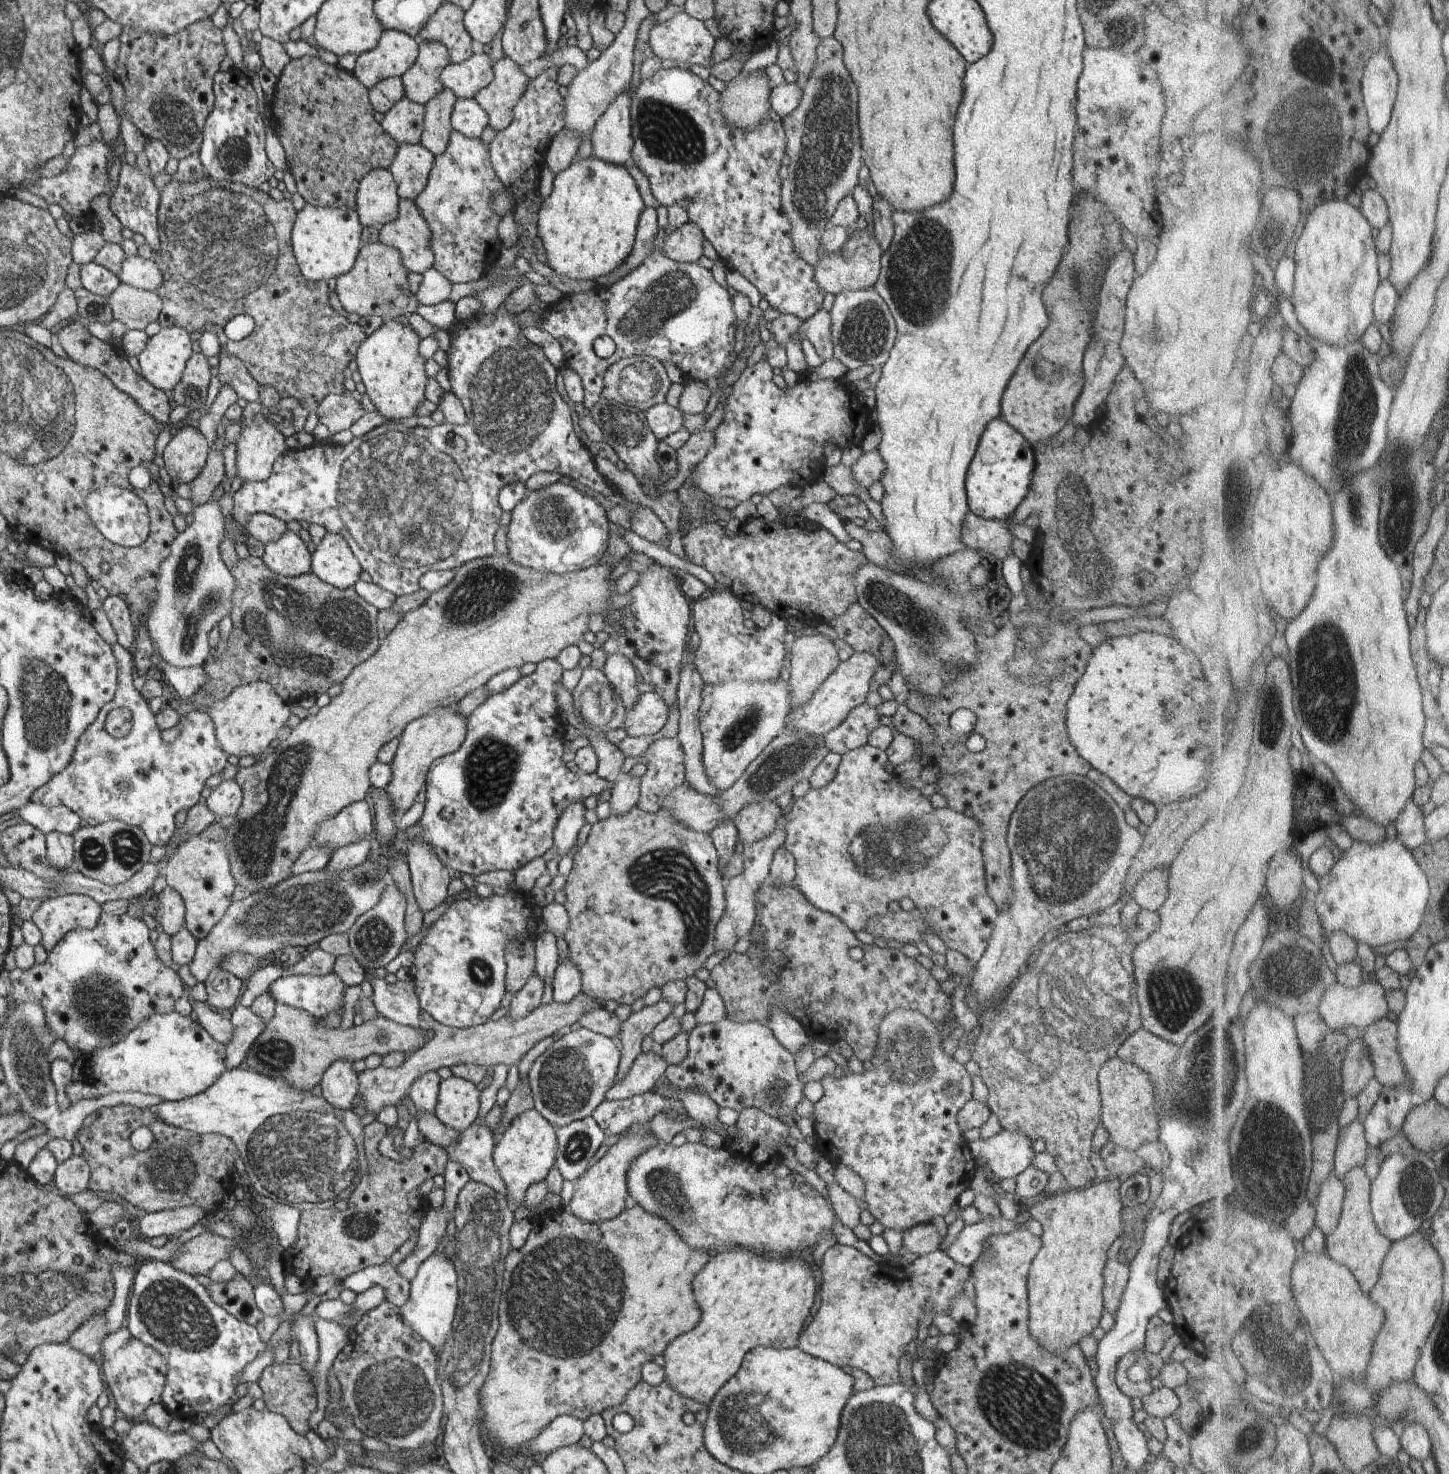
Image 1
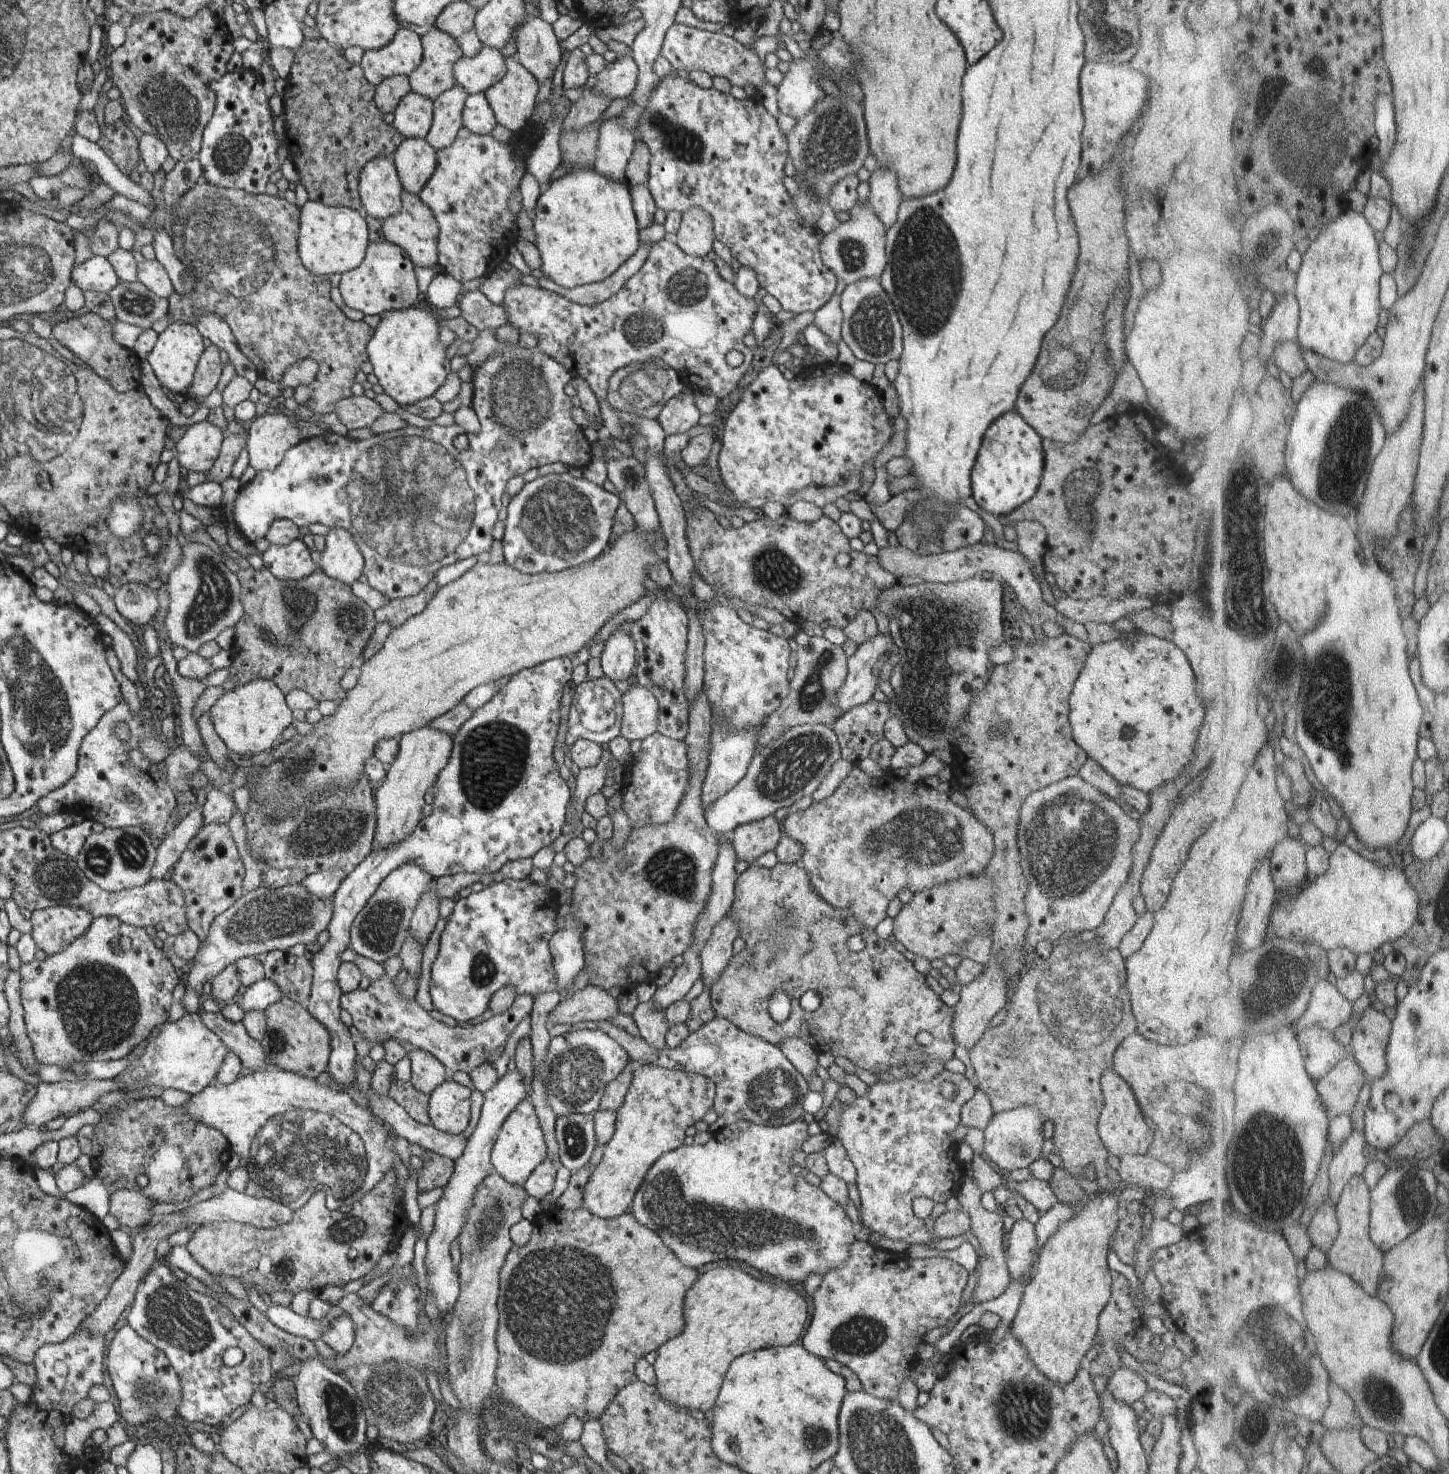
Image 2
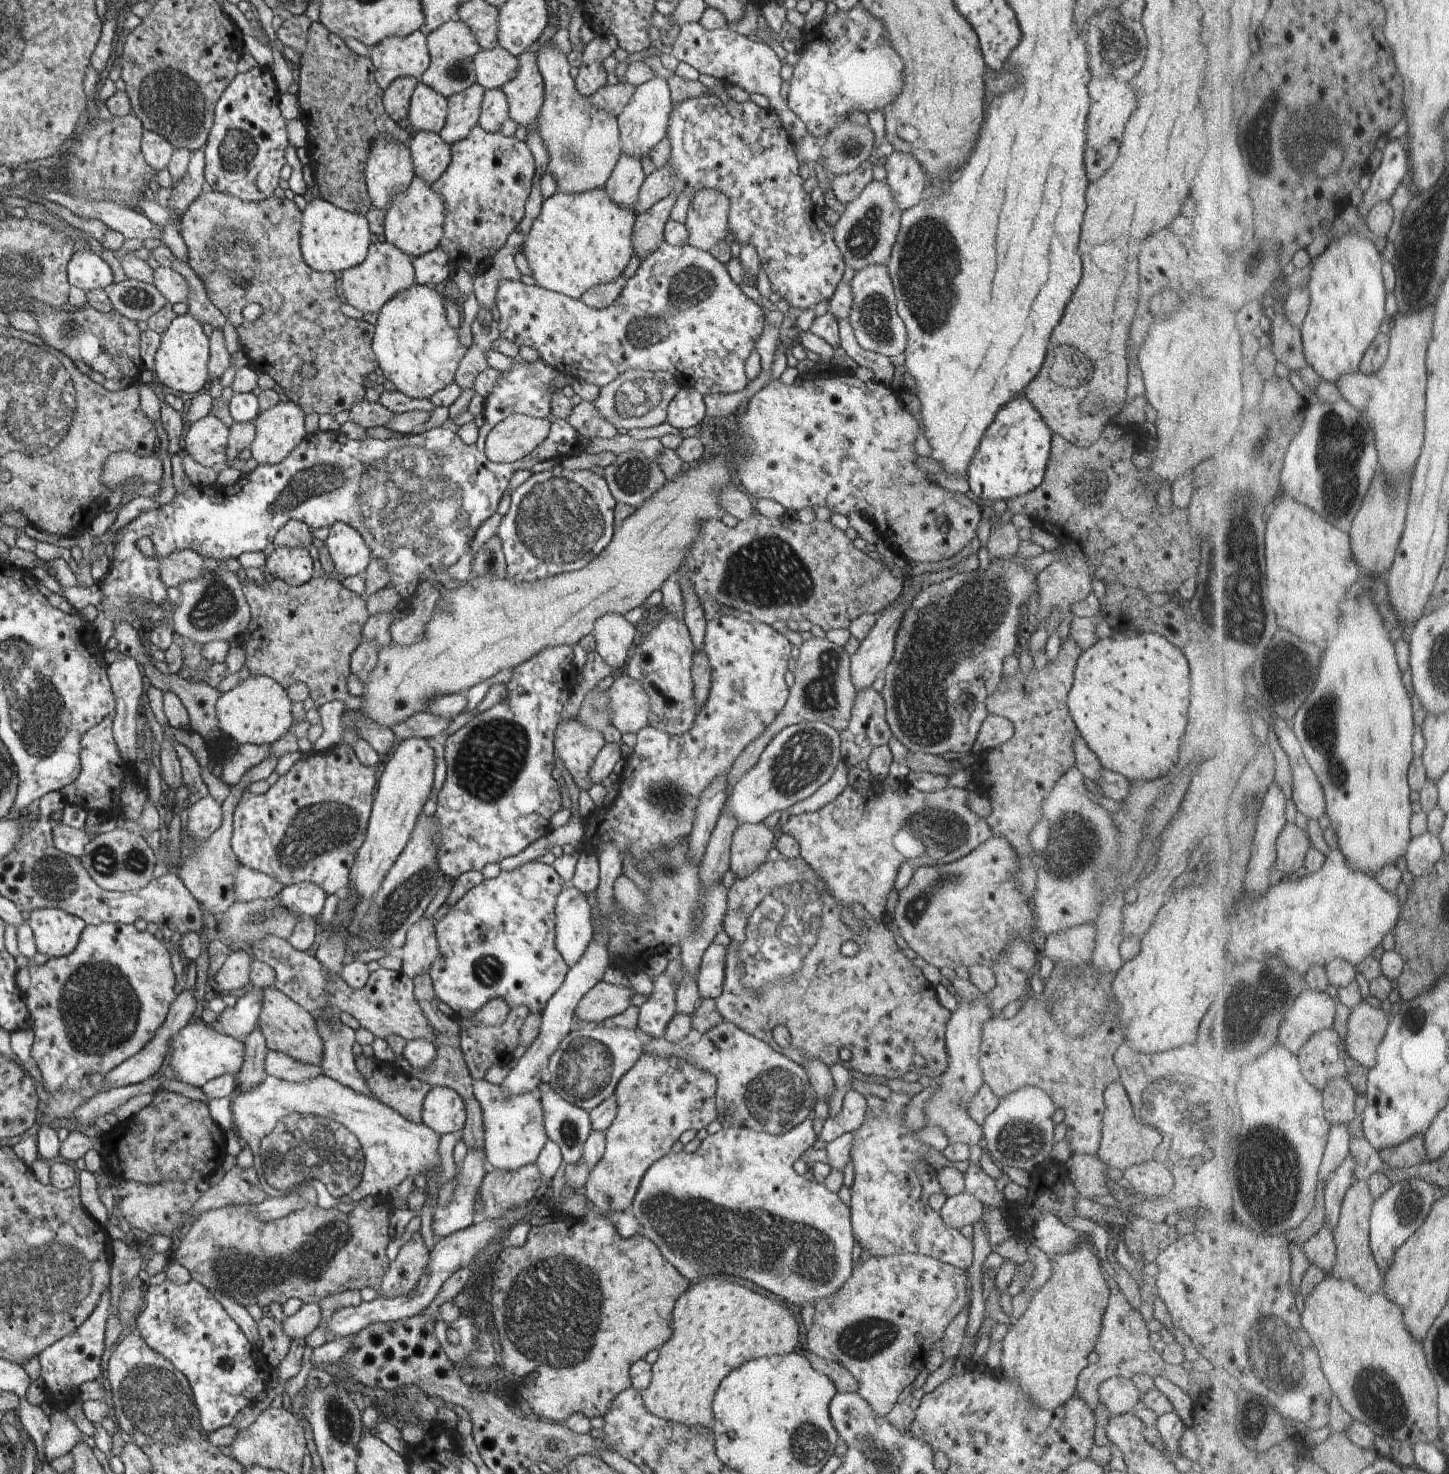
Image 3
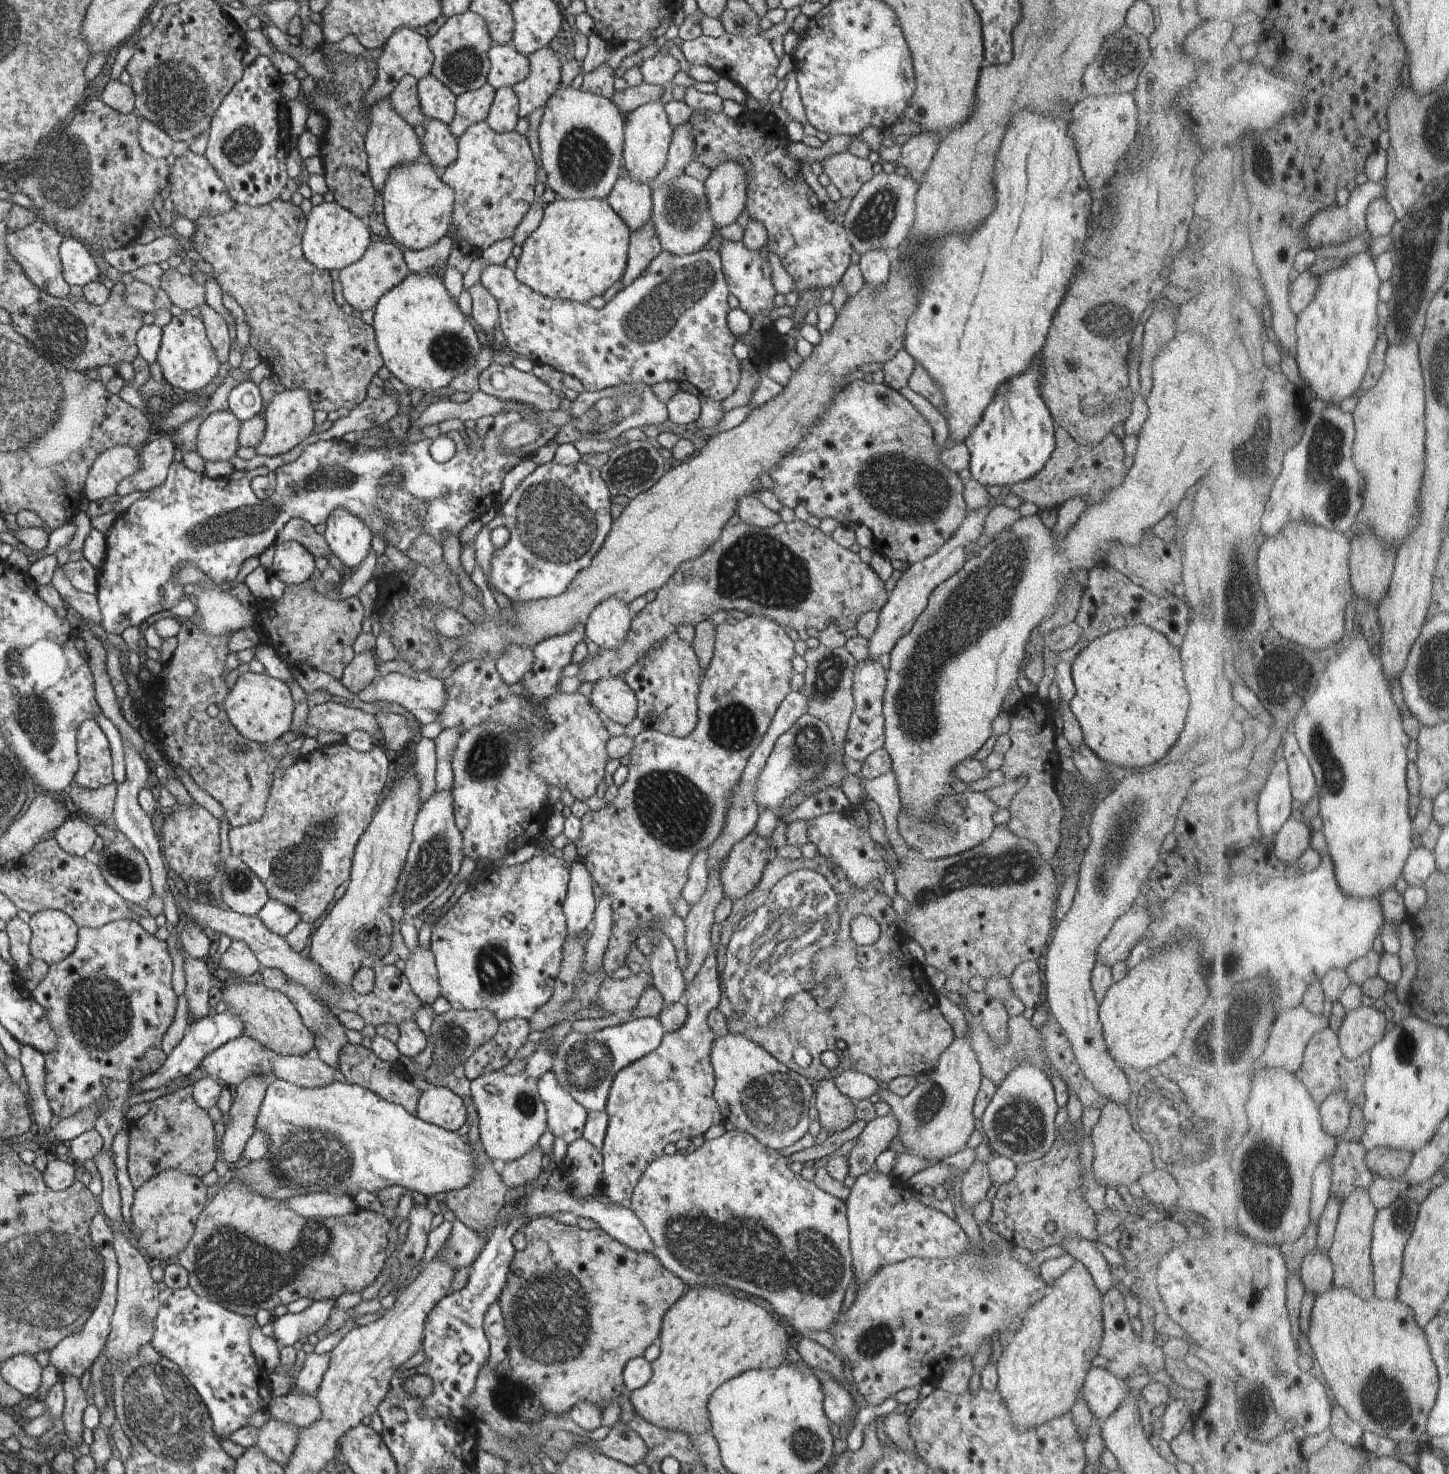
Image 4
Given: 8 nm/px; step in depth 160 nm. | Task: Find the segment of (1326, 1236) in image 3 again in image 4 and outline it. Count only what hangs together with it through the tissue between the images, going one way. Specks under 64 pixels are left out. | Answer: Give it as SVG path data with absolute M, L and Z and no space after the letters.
M1313 1250L1304 1261L1300 1271L1301 1280L1309 1292L1319 1297L1329 1288L1334 1287L1335 1266L1328 1254L1321 1254L1321 1250Z

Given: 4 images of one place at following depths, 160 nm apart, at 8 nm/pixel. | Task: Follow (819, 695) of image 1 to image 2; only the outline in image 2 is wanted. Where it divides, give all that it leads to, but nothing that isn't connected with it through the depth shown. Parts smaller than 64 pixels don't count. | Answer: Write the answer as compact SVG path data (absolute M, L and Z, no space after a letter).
M878 632L858 645L850 657L846 657L847 674L836 692L836 707L840 714L872 697L877 682L871 672L883 652L890 650L891 643L889 635Z

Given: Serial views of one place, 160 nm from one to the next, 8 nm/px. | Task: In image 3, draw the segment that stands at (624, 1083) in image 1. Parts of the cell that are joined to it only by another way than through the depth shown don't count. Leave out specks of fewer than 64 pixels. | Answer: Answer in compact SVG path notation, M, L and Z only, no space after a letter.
M660 973L652 980L653 989L647 1000L637 1007L636 1028L659 1039L664 1037L665 1026L675 1014L673 979Z

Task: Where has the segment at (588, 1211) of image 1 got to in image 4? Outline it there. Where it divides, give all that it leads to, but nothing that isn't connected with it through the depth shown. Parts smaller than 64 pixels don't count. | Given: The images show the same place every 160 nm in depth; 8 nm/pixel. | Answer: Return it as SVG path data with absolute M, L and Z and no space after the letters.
M716 954L707 955L695 978L684 986L682 1002L686 1006L687 1016L681 1028L664 1033L655 1050L619 1070L609 1086L604 1109L609 1118L600 1151L602 1170L598 1185L598 1195L609 1204L629 1202L641 1173L655 1158L663 1155L667 1144L675 1145L681 1138L693 1139L699 1134L703 1135L710 1126L724 1122L712 1096L715 1076L709 1062L709 1050L716 1036L707 1026L707 1014L718 1006L722 994L716 962Z

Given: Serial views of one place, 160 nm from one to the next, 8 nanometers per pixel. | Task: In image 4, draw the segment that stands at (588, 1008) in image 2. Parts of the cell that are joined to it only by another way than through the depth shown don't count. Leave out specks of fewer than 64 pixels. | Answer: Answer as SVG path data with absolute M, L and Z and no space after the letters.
M650 970L630 974L623 980L604 976L597 988L597 1009L610 1012L632 1012L641 992L652 983Z

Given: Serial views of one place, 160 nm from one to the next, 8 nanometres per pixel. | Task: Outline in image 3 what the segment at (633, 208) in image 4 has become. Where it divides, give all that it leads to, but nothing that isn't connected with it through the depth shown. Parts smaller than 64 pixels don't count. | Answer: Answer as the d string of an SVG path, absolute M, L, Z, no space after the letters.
M621 152L611 174L607 174L607 180L602 188L617 206L633 211L637 204L635 196L644 176L639 160L635 156Z

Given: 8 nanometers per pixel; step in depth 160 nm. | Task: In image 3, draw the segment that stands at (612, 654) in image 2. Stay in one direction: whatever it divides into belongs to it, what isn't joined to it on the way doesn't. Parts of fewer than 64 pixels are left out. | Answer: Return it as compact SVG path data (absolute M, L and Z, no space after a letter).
M607 614L593 624L595 651L614 671L630 657L636 635L635 628L619 614Z

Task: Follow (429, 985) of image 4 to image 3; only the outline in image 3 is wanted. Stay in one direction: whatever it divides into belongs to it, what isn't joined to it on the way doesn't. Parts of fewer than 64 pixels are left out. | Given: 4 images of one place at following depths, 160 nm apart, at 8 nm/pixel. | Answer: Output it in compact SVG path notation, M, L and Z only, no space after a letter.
M422 917L406 931L403 946L398 953L403 958L400 972L408 978L429 971L429 966L438 958L437 940L432 918Z

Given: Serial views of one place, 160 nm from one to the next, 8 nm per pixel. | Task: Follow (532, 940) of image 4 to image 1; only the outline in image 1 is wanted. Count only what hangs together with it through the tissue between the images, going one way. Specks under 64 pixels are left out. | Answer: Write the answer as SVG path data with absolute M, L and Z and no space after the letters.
M517 892L517 898L509 893L491 894L488 897L470 895L469 898L456 899L430 924L427 934L420 938L414 952L411 979L419 1006L425 1010L437 1024L455 1026L457 1029L471 1028L485 1023L485 1019L498 1008L504 990L506 962L504 950L506 944L518 934L528 932L527 921L539 922L539 910L535 910L535 901L530 895Z

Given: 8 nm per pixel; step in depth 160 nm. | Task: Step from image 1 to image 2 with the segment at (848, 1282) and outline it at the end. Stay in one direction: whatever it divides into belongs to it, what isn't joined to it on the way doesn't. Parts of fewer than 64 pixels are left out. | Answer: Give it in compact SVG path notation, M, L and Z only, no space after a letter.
M868 1241L858 1242L850 1246L848 1259L838 1268L829 1272L826 1272L822 1276L822 1281L816 1288L815 1292L811 1296L811 1320L809 1320L809 1326L805 1330L805 1334L801 1338L802 1347L817 1358L825 1360L836 1360L840 1365L846 1366L860 1382L860 1390L865 1391L876 1399L885 1399L886 1401L895 1401L898 1397L898 1388L900 1384L907 1377L907 1374L916 1360L916 1346L924 1342L923 1336L925 1332L929 1332L931 1328L943 1327L947 1320L955 1314L960 1308L959 1300L961 1300L961 1292L965 1288L967 1282L968 1272L959 1266L956 1262L953 1262L950 1258L947 1258L944 1254L940 1256L931 1256L930 1258L916 1259L911 1258L906 1252L896 1253L883 1251L882 1249L876 1250L872 1248Z

